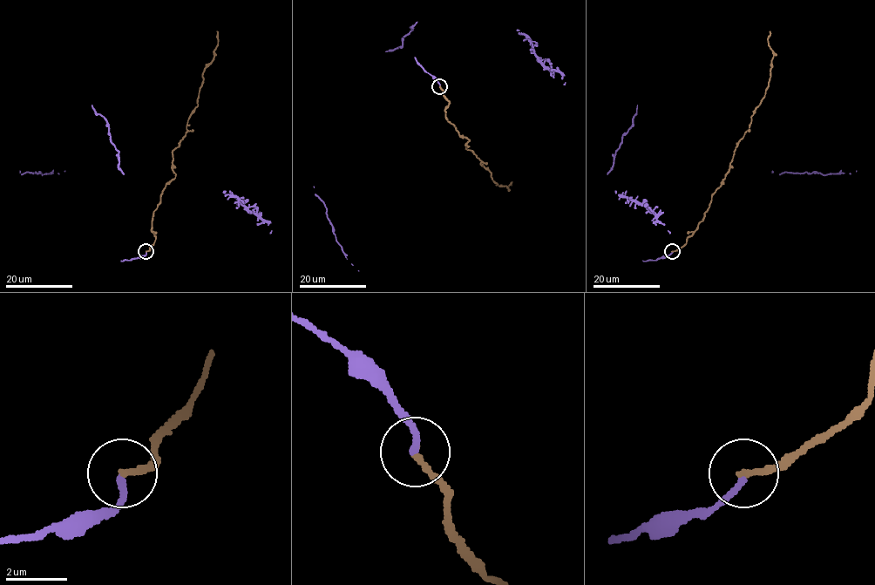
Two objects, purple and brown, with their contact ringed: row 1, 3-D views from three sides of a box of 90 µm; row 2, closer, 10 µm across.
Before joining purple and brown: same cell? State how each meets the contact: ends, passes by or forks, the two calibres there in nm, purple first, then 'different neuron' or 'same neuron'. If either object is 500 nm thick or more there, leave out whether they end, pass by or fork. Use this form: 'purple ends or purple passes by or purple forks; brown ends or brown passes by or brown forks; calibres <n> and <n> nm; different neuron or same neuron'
purple ends; brown ends; calibres 200 and 190 nm; same neuron

